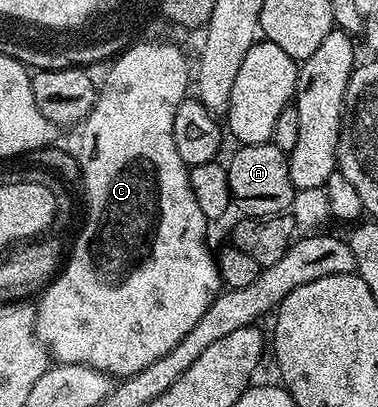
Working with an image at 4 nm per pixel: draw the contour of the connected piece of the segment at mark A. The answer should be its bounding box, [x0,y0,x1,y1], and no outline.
[226,143,297,217]

